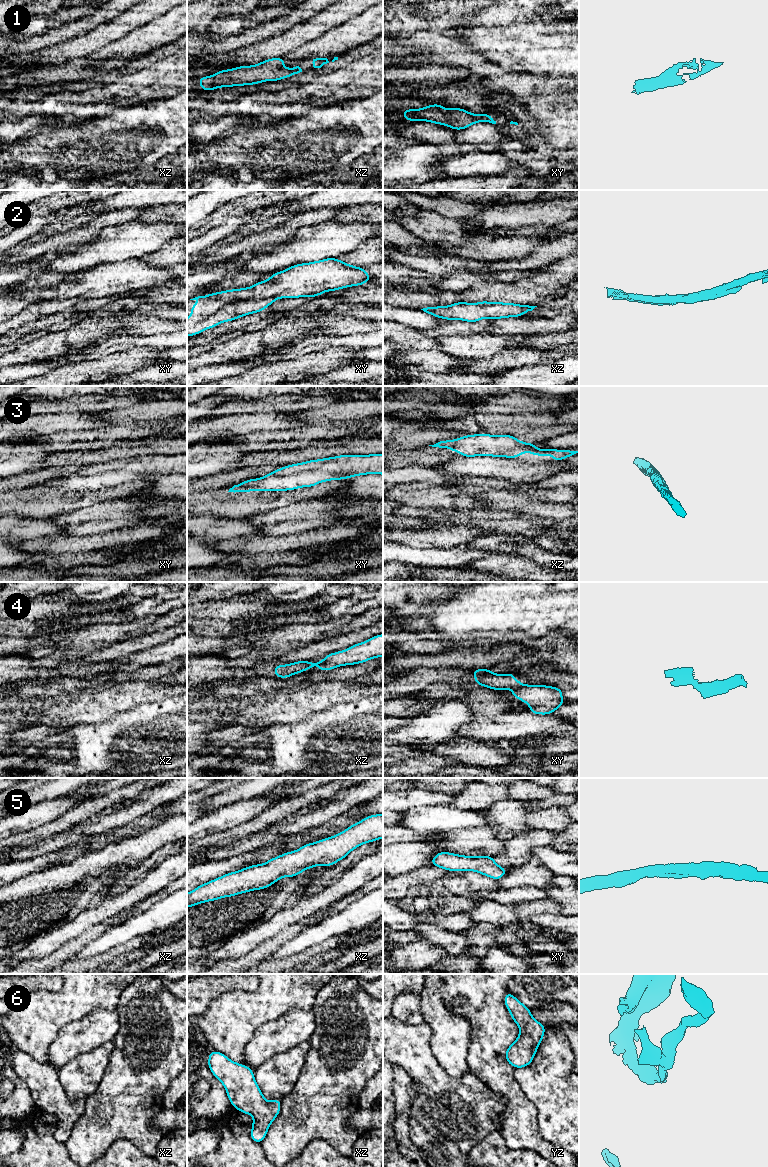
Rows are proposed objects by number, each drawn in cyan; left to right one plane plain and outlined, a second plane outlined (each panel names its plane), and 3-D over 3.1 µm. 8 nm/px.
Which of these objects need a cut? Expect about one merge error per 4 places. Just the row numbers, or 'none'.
4

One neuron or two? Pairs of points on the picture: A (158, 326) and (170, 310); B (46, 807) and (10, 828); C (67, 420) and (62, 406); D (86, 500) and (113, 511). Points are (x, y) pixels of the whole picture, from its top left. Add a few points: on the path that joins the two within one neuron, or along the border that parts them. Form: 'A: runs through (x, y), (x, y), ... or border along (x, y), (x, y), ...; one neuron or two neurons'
A: border along (144, 316), (157, 316), (176, 321); two neurons
B: runs through (37, 815), (33, 819), (19, 822); one neuron
C: border along (88, 412), (62, 411), (41, 414); two neurons
D: border along (116, 497), (110, 500), (96, 501), (71, 511); two neurons

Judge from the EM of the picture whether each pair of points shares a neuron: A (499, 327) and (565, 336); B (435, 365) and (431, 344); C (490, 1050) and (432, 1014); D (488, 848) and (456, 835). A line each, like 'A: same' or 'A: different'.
A: same
B: different
C: different
D: same

